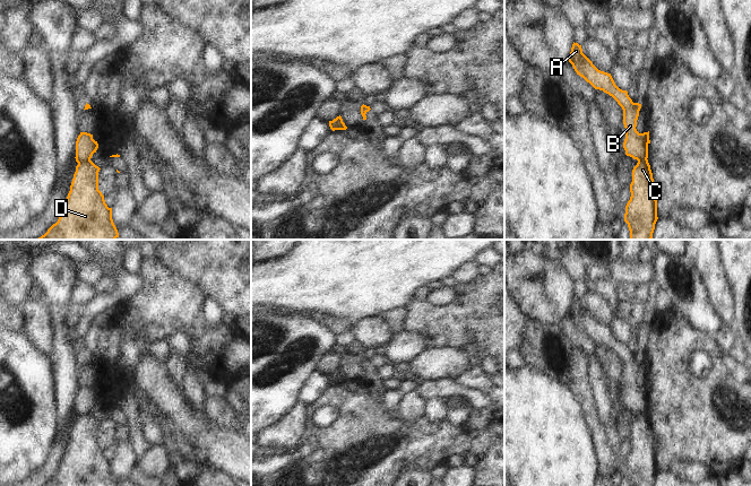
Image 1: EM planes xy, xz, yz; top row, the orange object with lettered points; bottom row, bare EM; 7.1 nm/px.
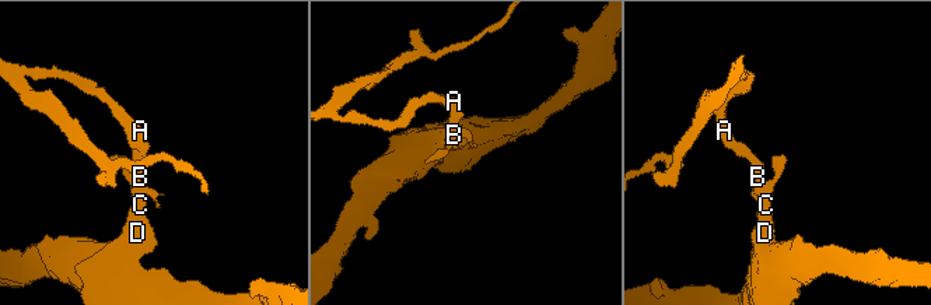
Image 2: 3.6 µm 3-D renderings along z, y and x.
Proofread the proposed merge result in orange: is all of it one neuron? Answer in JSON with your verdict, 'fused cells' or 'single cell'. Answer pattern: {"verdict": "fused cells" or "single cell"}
{"verdict": "fused cells"}

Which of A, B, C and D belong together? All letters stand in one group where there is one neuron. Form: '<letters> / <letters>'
A B / C D

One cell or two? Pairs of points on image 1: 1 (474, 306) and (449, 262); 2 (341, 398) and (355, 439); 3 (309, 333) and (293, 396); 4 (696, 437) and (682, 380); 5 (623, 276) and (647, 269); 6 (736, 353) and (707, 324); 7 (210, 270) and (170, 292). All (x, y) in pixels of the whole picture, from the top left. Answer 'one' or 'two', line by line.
1: two
2: one
3: one
4: one
5: one
6: two
7: two

